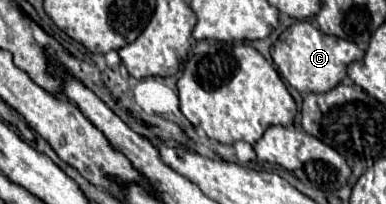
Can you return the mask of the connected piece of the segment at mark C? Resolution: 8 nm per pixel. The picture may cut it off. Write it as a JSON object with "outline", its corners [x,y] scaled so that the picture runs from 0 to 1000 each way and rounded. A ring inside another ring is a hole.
{"outline":[[[769,103],[738,142],[702,240],[707,309],[754,426],[775,456],[842,456],[899,368],[899,319],[940,289],[940,250],[915,211],[863,172],[842,172],[801,103]]]}

